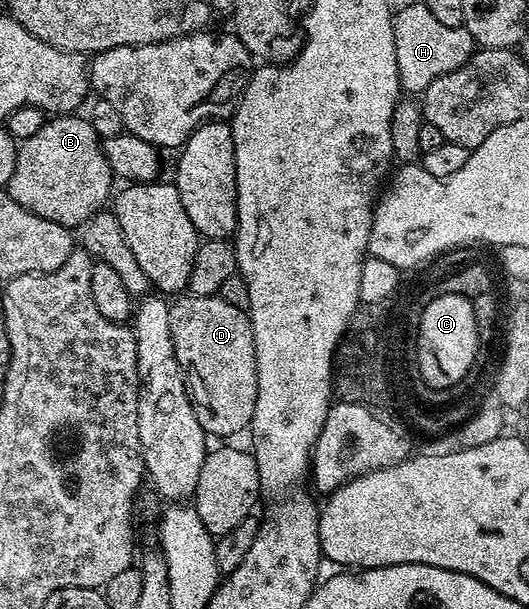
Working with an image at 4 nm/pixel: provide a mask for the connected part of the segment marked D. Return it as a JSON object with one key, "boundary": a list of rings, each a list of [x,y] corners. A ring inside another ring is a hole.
{"boundary":[[[181,296],[170,305],[169,319],[175,356],[185,373],[195,416],[206,435],[225,440],[228,434],[242,433],[255,412],[257,395],[255,336],[248,313],[220,296]]]}

